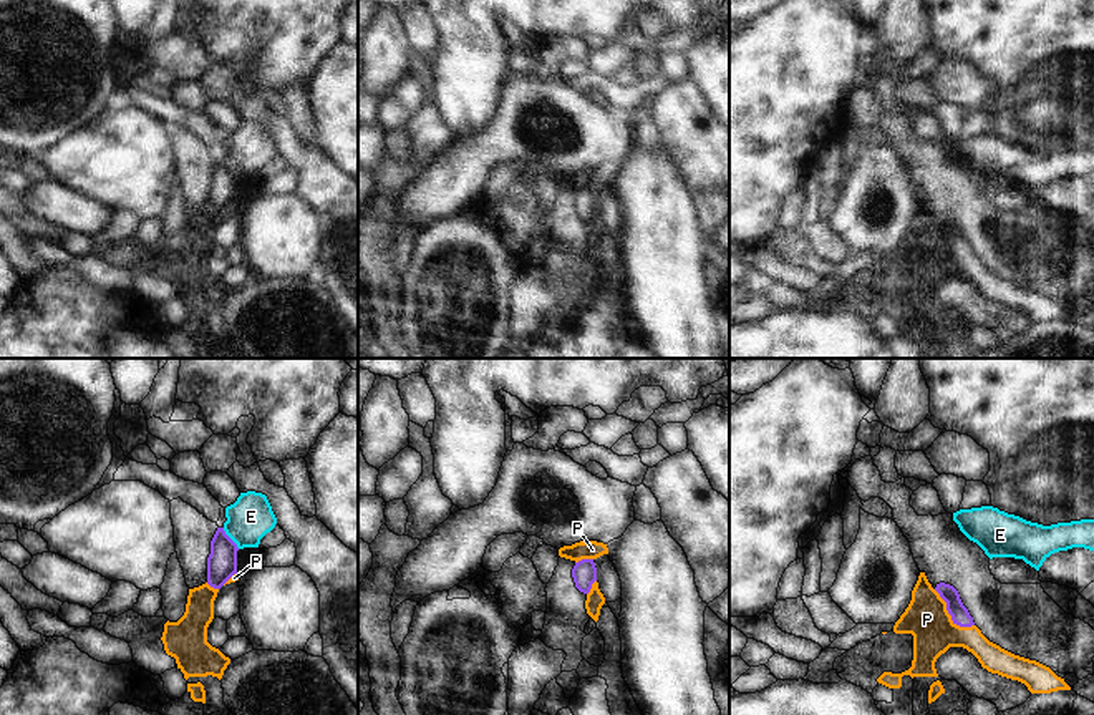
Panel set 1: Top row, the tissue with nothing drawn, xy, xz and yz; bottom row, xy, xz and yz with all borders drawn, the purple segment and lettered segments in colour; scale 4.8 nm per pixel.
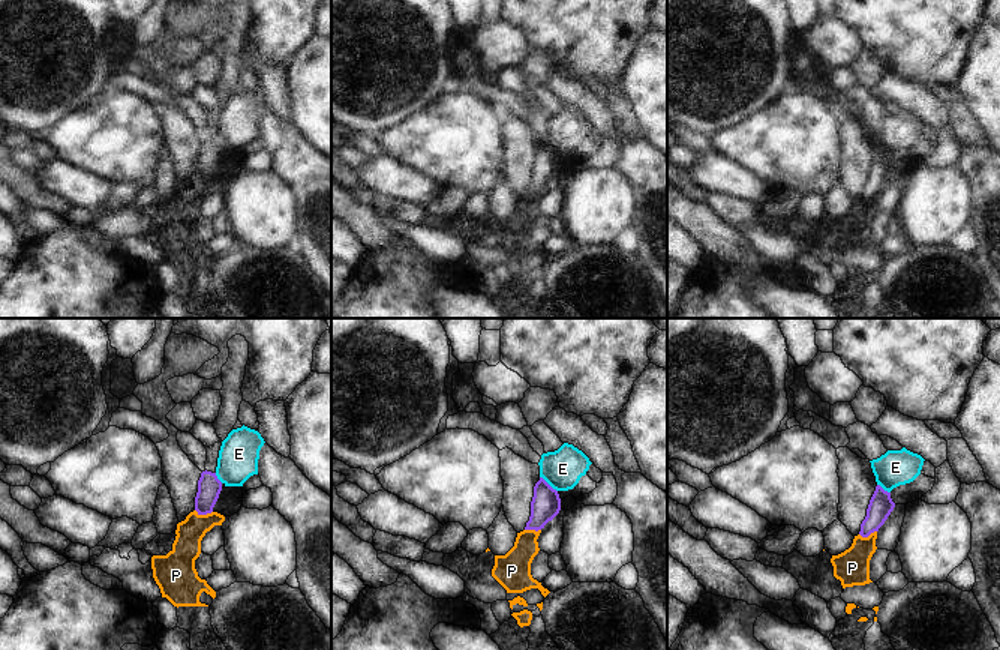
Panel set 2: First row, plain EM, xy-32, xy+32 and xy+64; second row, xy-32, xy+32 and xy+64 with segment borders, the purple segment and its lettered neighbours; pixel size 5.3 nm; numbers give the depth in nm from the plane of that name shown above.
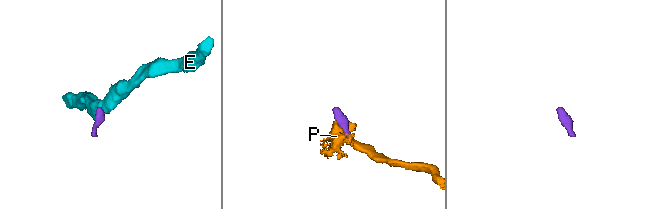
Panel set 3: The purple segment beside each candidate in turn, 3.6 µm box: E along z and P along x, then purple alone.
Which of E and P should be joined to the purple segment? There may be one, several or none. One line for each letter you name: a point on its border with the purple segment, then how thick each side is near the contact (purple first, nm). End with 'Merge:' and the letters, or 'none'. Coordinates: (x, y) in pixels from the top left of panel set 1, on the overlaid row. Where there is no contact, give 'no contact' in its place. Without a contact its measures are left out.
P: yz (950, 614) | 90/220 nm
Merge: P

